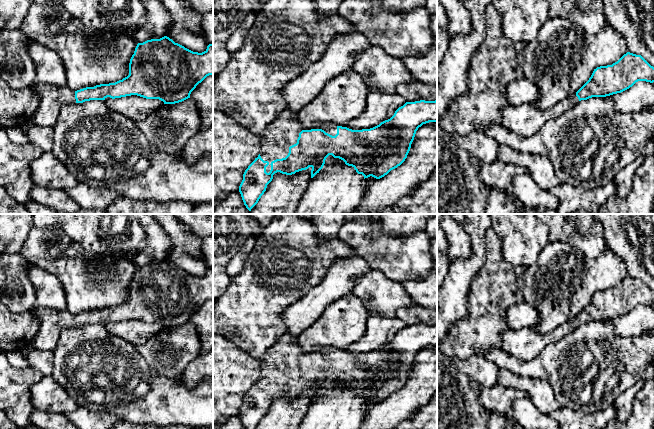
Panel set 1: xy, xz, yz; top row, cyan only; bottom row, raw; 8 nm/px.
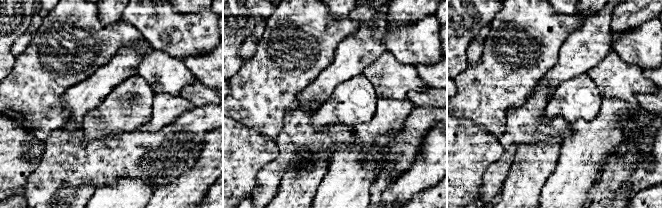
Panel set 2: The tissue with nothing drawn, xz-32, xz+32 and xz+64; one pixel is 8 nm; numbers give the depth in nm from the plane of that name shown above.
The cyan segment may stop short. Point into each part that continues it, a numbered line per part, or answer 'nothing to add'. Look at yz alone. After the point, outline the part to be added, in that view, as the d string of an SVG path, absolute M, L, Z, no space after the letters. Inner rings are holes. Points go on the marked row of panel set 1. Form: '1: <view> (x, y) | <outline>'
1: yz (525, 120) | M574 94L546 110L534 107L533 103L507 105L502 109L501 125L521 137L530 137L537 133L543 124L561 116L577 102L579 99Z

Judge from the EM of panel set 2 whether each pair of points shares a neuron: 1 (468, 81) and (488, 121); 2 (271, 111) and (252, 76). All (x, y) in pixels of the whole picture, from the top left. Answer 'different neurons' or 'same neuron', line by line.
1: same neuron
2: same neuron

